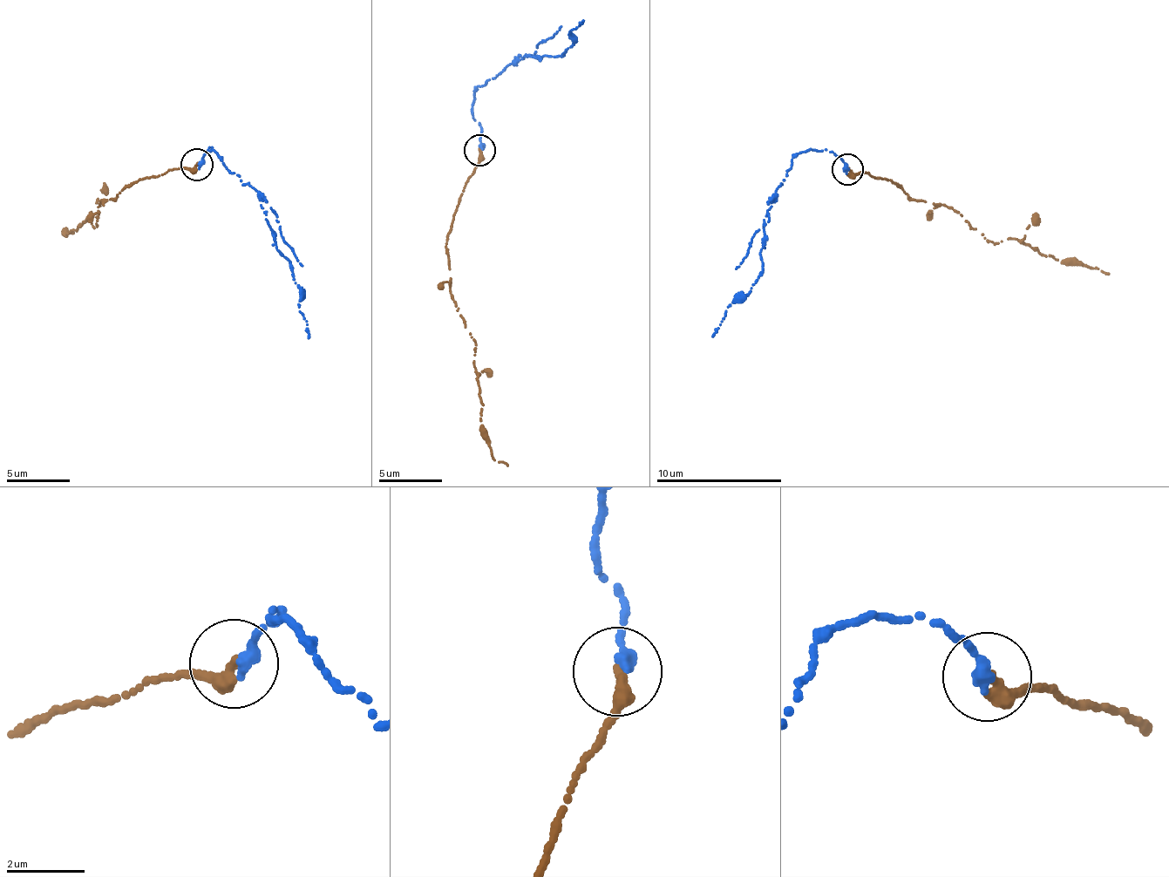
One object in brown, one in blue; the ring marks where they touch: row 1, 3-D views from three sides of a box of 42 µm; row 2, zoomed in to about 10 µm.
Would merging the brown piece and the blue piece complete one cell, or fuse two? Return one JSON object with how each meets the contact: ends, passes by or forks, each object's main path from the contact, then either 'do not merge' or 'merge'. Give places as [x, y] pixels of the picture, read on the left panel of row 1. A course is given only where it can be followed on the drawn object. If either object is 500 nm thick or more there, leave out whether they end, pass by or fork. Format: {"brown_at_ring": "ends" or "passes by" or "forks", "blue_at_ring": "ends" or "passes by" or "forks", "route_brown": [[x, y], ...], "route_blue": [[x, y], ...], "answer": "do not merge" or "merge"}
{"brown_at_ring": "ends", "blue_at_ring": "ends", "route_brown": [[196, 166], [139, 178], [116, 194], [99, 201], [98, 225], [85, 218], [65, 236], [62, 233], [73, 232]], "route_blue": [[199, 165], [210, 146], [260, 193], [275, 248], [288, 261], [304, 297], [299, 309], [308, 323], [307, 337]], "answer": "merge"}

